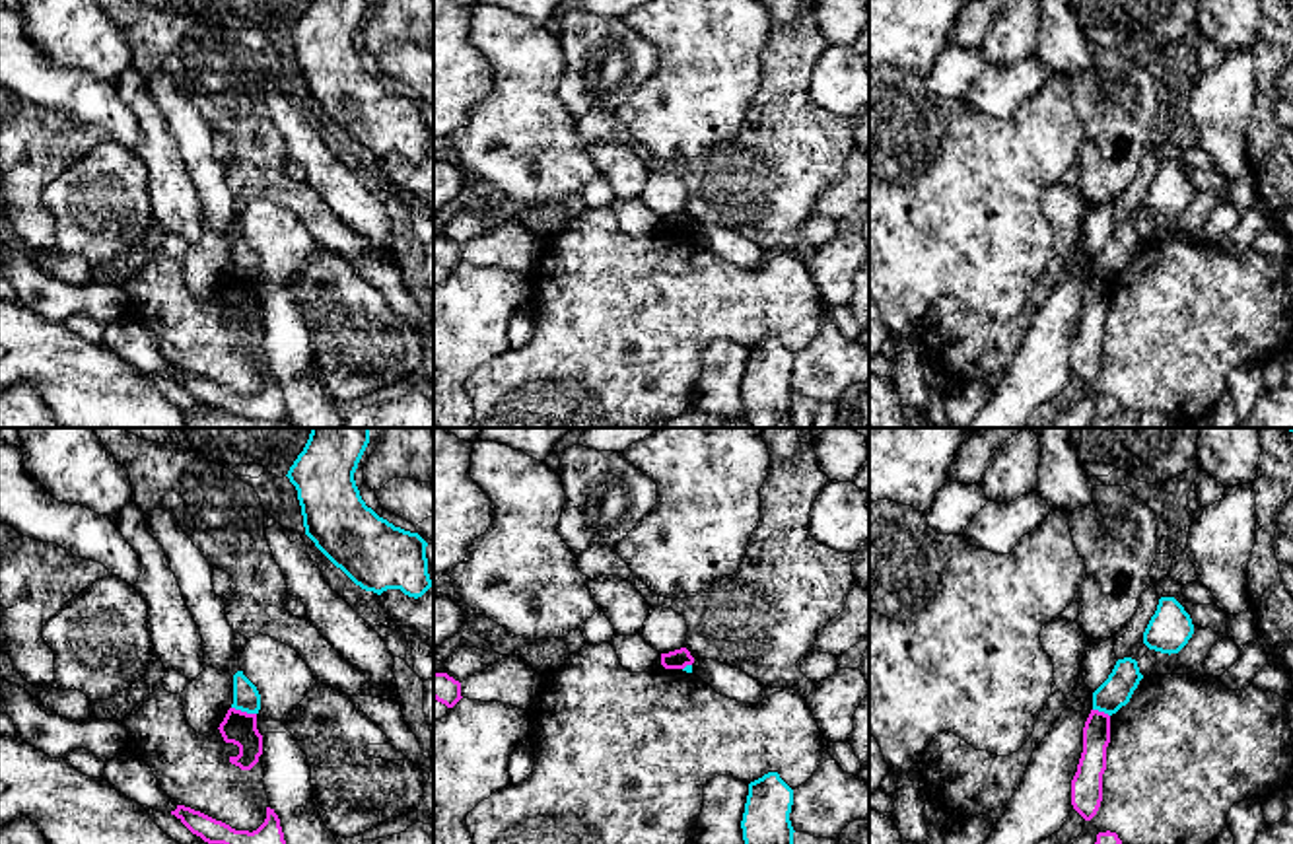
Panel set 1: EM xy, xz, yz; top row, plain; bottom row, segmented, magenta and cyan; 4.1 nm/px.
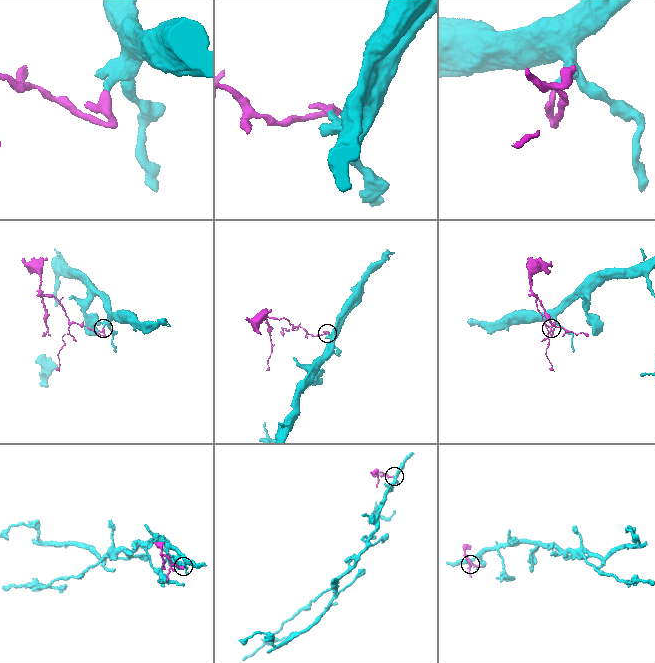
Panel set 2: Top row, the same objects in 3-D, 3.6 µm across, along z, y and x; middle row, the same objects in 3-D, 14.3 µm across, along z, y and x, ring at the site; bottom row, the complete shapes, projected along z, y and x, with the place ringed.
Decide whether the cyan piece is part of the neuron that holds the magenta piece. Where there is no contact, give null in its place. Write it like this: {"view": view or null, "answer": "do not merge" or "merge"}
{"view": "xy", "answer": "do not merge"}

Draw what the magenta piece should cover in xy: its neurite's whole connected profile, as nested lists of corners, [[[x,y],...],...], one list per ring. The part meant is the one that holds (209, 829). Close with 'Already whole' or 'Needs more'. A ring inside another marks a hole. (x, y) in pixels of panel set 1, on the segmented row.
[[[177,805],[171,815],[208,844],[286,844],[280,819],[270,807],[266,807],[264,823],[253,832],[235,830],[229,825],[185,805]]]. Already whole

